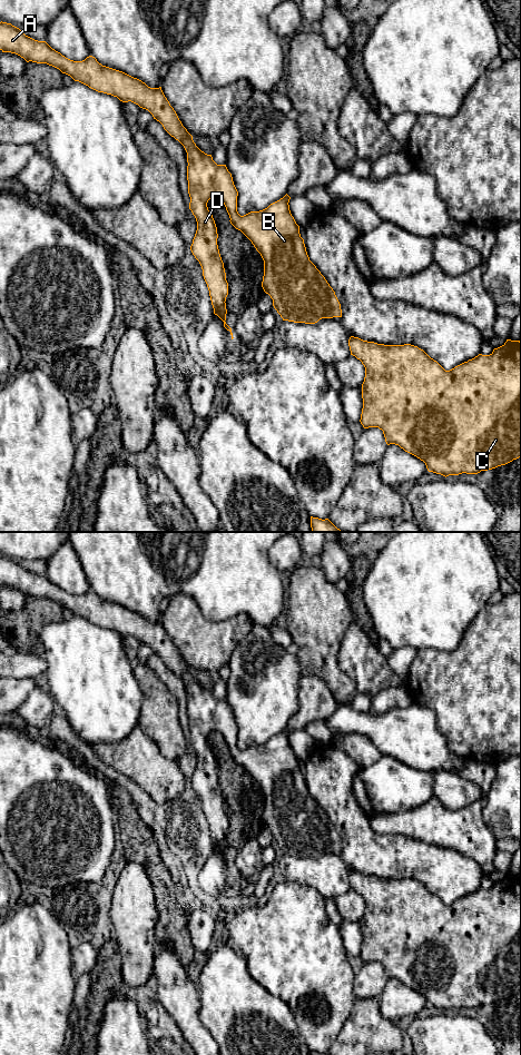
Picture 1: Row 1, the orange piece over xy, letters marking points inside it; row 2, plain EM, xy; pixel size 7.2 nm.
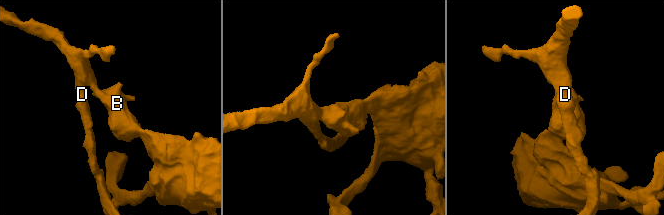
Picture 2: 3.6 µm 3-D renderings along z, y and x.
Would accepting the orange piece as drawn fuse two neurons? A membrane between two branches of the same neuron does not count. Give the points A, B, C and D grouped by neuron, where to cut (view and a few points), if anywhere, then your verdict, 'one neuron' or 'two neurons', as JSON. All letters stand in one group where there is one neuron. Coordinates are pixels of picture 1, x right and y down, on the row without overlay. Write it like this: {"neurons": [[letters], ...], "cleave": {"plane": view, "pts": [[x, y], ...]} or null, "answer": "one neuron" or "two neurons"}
{"neurons": [["A", "B", "C", "D"]], "cleave": null, "answer": "one neuron"}

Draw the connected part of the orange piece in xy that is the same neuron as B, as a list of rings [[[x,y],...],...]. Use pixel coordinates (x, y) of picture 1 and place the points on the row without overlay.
[[[2,555],[0,556],[0,584],[2,586],[16,588],[27,596],[47,598],[59,603],[62,608],[70,610],[75,615],[79,615],[98,627],[117,631],[122,637],[131,635],[138,639],[140,642],[148,644],[154,653],[159,655],[164,663],[184,680],[188,697],[189,743],[197,756],[197,765],[190,785],[201,800],[214,848],[224,856],[224,861],[230,866],[232,874],[234,872],[232,862],[225,856],[227,848],[225,836],[228,829],[228,817],[217,779],[217,761],[207,741],[210,732],[223,734],[229,749],[230,758],[240,765],[260,788],[264,795],[262,821],[273,834],[273,840],[283,855],[315,858],[322,852],[342,851],[341,838],[335,826],[316,800],[309,795],[304,773],[299,768],[299,760],[289,745],[288,737],[291,731],[286,728],[283,732],[271,738],[263,745],[250,746],[240,750],[237,746],[238,726],[234,719],[232,708],[228,706],[226,699],[217,699],[213,694],[212,689],[205,688],[196,680],[193,670],[183,660],[176,645],[165,631],[161,621],[150,622],[137,612],[102,600],[92,590],[87,591],[82,595],[70,594],[52,583],[46,575],[35,574],[26,570],[19,562]]]

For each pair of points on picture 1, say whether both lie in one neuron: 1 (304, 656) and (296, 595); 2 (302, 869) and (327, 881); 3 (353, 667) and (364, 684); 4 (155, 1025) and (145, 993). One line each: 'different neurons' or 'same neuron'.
1: same neuron
2: same neuron
3: same neuron
4: same neuron

